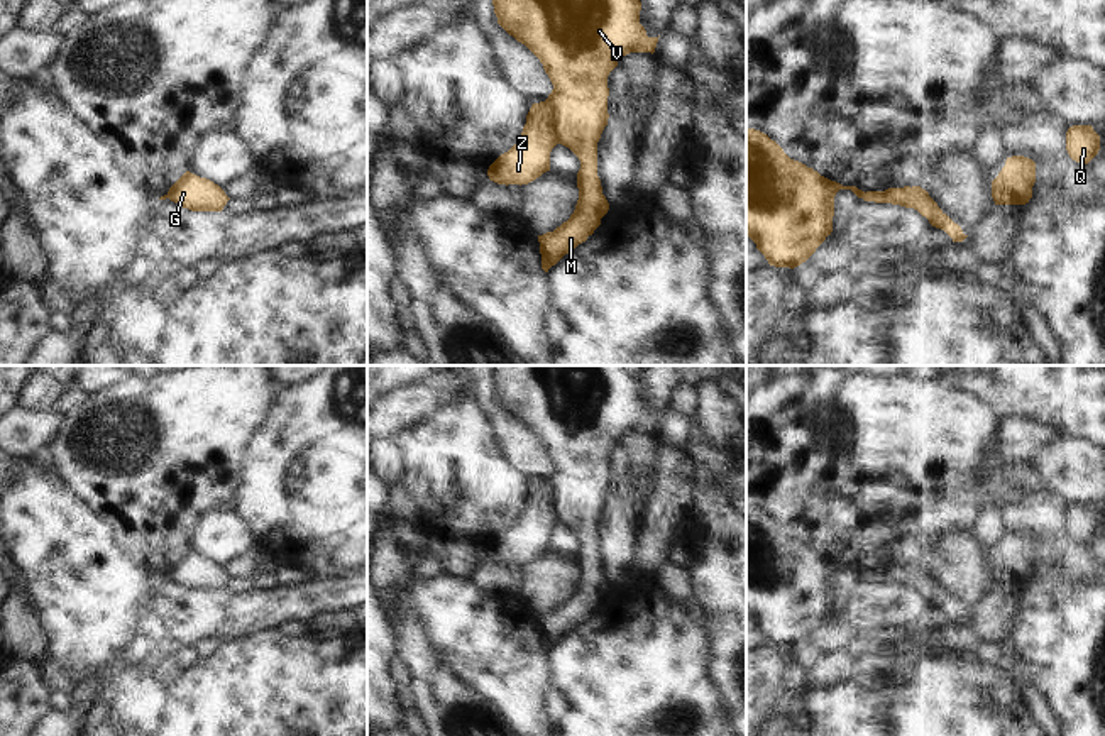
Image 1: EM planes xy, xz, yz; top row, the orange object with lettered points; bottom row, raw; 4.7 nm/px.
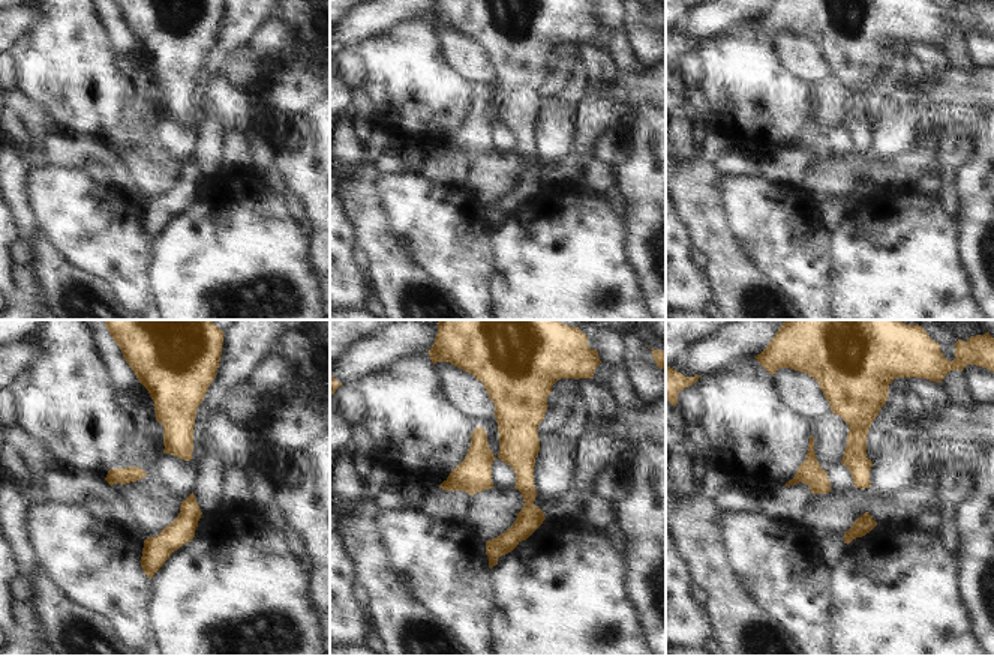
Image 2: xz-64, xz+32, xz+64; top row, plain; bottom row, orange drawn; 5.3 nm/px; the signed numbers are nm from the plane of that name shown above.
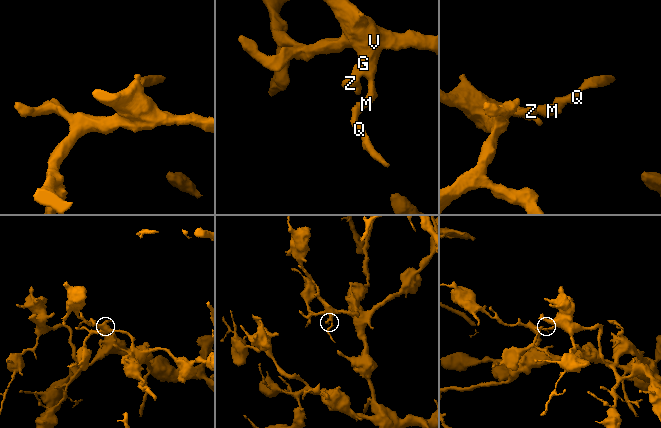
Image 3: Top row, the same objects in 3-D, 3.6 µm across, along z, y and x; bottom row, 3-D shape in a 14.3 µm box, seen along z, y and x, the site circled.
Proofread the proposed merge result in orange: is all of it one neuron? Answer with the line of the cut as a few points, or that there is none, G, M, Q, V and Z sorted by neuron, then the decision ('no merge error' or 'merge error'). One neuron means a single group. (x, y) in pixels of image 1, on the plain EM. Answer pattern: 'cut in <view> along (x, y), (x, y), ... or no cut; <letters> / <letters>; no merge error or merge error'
cut in xz along (545, 479), (552, 488), (552, 510), (559, 521); G M Q V / Z; merge error

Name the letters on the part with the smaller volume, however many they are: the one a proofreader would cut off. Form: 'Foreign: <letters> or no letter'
Foreign: Z

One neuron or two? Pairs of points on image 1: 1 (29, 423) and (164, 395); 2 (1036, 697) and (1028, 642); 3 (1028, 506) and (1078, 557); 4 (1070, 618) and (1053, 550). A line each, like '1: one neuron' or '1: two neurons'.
1: two neurons
2: two neurons
3: one neuron
4: two neurons

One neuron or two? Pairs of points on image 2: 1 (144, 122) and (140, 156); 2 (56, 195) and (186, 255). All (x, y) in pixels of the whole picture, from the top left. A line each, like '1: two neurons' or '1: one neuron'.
1: two neurons
2: two neurons

